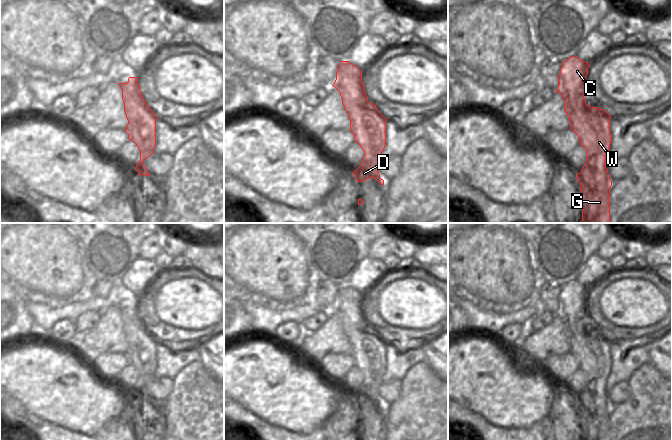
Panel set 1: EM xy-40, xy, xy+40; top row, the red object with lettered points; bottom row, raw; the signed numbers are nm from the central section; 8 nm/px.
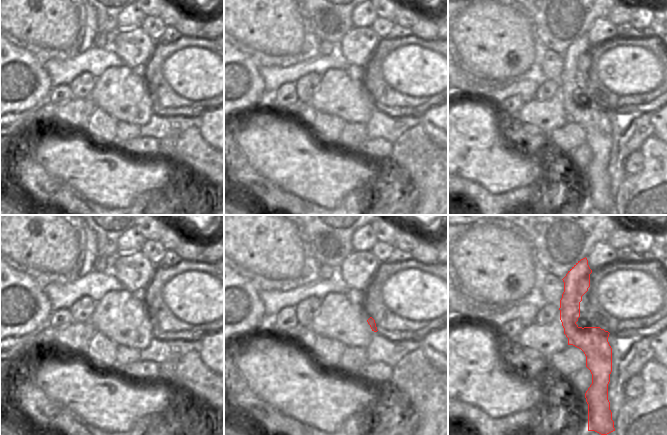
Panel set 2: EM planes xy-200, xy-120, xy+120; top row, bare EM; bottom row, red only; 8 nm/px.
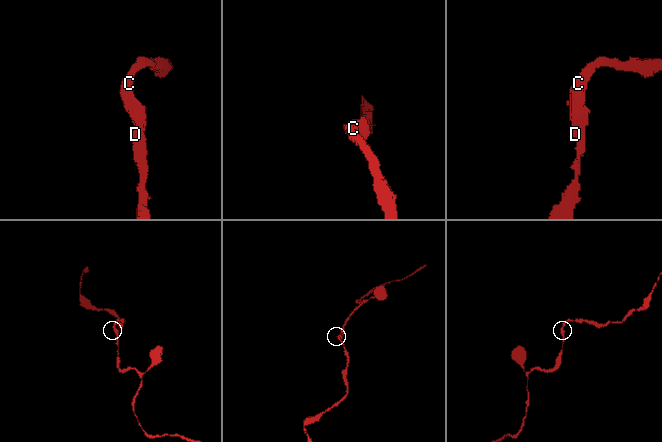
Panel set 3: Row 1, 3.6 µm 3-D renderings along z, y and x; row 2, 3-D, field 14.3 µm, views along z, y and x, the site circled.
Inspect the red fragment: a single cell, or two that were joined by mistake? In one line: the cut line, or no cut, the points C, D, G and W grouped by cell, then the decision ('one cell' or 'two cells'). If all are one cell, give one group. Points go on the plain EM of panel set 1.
no cut; C D G W; one cell

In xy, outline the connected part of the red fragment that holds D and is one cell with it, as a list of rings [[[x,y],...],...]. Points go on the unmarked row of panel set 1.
[[[340,285],[332,310],[340,316],[354,365],[364,376],[360,390],[352,398],[357,406],[373,401],[384,409],[378,396],[378,388],[386,370],[387,343],[378,335],[376,329],[368,326],[362,295],[349,285]]]

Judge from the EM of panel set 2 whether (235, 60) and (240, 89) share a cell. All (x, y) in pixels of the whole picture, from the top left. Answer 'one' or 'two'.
one

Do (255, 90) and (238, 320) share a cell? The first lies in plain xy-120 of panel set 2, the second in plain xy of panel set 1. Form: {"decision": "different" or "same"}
{"decision": "same"}

